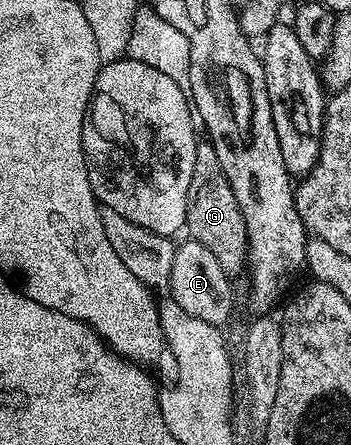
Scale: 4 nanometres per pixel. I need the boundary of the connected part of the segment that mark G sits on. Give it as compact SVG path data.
M203 138L195 145L195 161L193 162L193 178L189 178L189 194L187 195L187 222L185 232L188 237L197 242L201 242L201 246L205 246L205 250L213 253L213 258L217 258L217 263L221 265L221 270L225 270L228 278L236 278L235 276L244 275L245 267L249 262L249 249L247 246L247 227L245 226L245 218L241 214L241 206L237 206L237 198L233 198L233 190L229 186L229 178L225 178L225 170L221 170L221 161L217 158L217 150L213 150L210 139Z

